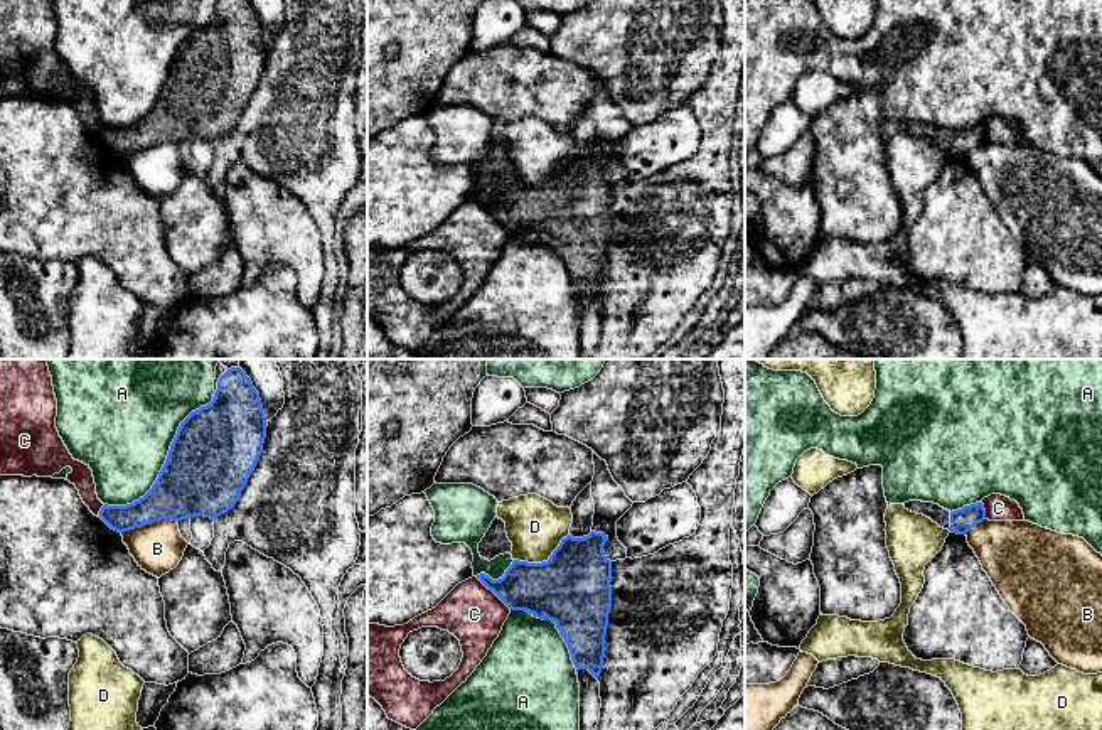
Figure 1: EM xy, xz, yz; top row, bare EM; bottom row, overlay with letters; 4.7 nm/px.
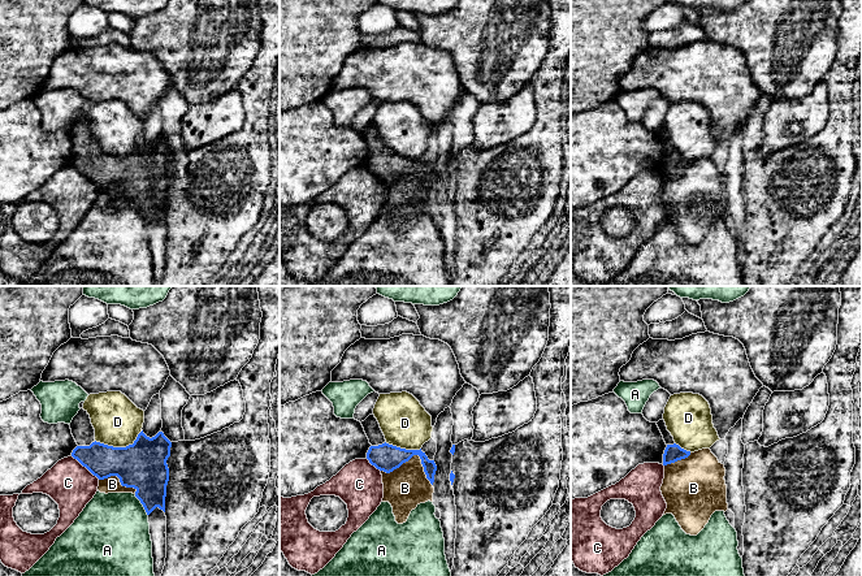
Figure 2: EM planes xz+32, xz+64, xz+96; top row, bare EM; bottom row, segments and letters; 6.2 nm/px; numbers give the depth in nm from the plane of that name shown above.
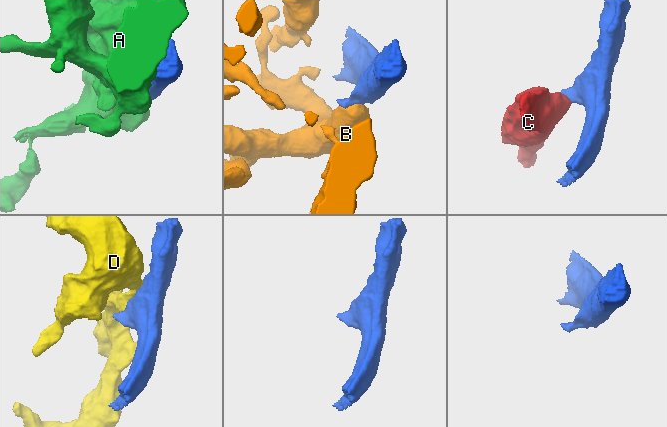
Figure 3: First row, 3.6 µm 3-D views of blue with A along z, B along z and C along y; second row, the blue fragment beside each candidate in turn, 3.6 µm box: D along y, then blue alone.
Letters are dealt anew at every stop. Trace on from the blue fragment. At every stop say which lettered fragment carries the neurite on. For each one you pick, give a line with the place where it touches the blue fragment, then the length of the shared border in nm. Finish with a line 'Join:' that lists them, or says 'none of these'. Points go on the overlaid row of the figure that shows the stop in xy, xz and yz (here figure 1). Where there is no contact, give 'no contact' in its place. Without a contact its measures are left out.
Join: none of these

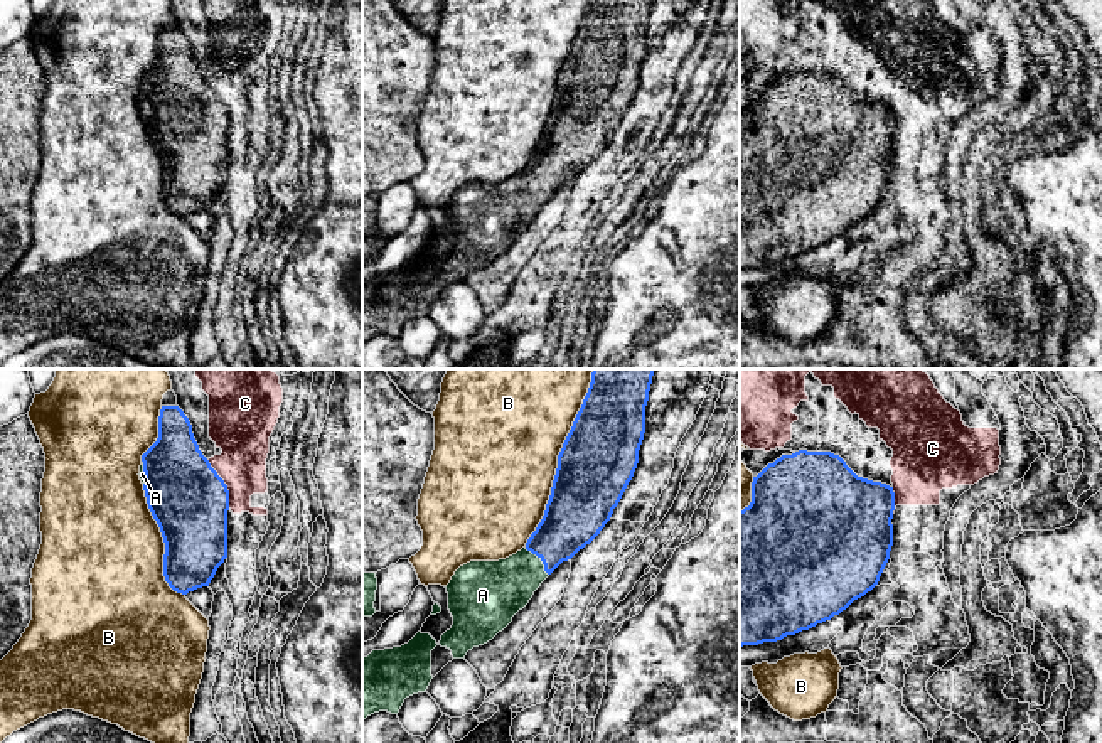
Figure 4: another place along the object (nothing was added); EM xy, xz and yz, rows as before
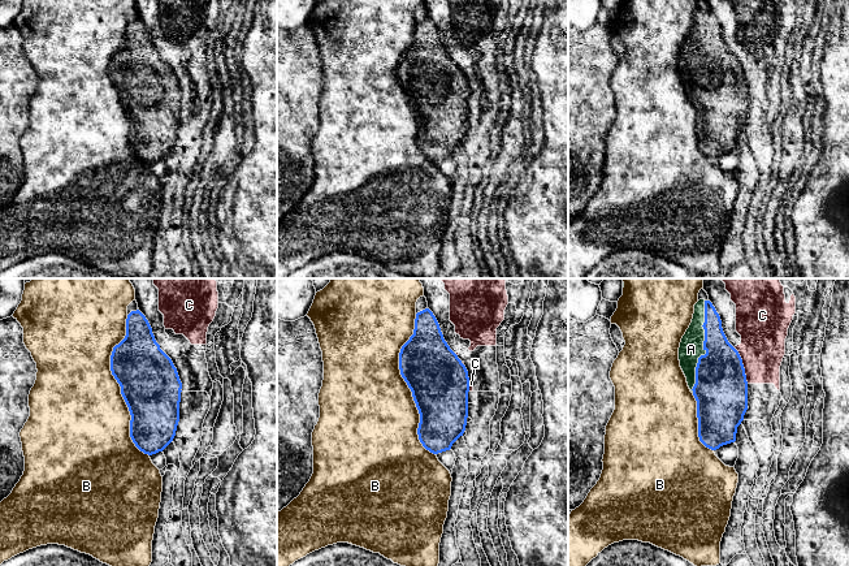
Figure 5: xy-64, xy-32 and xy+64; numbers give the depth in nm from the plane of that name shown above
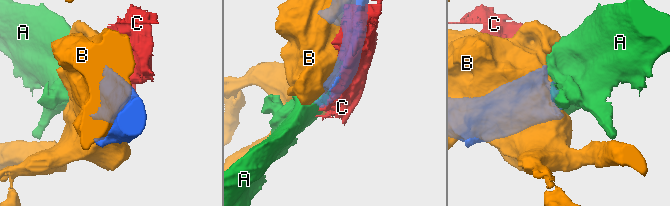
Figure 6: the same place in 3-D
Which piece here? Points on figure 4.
A: xz (541, 560) | 180 nm
Join: A

